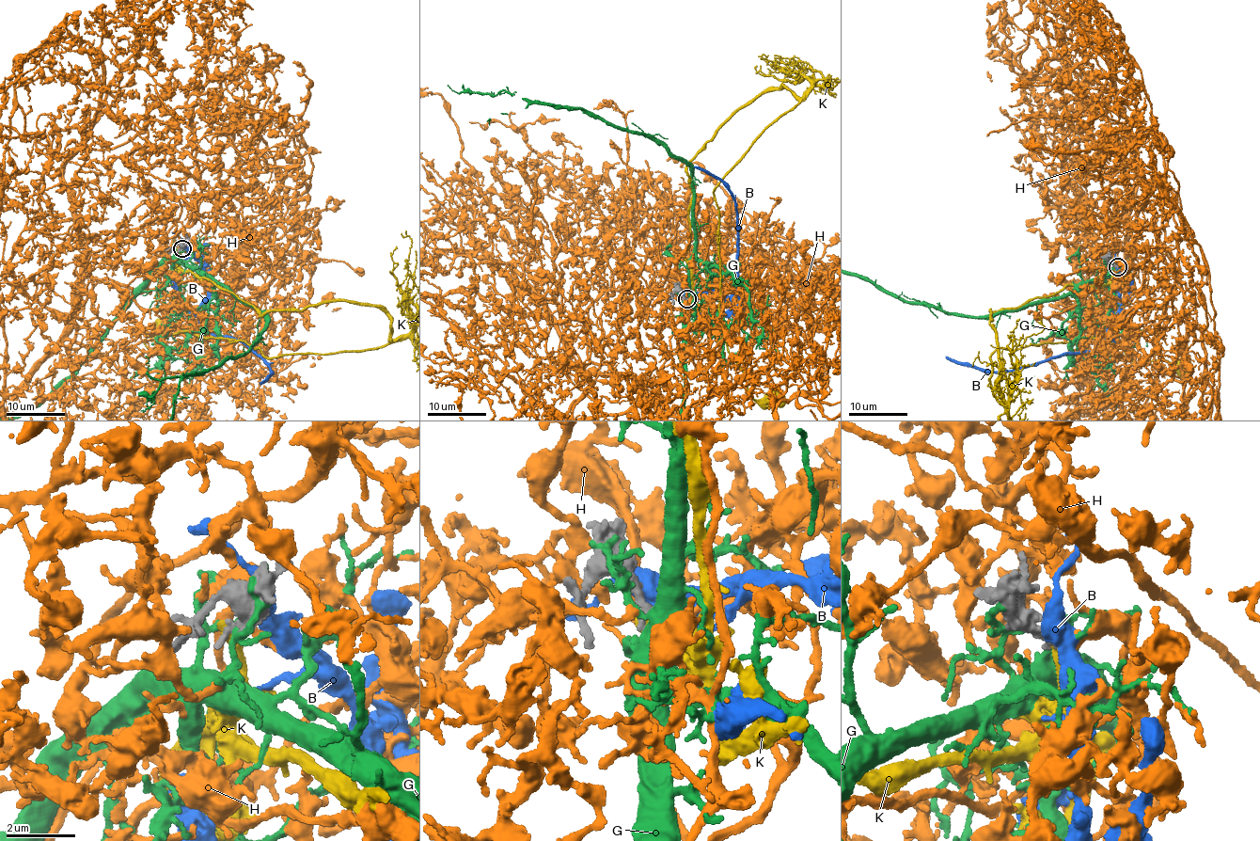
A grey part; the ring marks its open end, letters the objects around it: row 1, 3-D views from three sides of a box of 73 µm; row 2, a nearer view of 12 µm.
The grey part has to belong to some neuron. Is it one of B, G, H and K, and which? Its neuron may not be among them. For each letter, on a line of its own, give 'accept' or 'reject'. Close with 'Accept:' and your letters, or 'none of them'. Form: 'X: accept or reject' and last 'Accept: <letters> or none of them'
B: reject
G: reject
H: accept
K: reject
Accept: H

